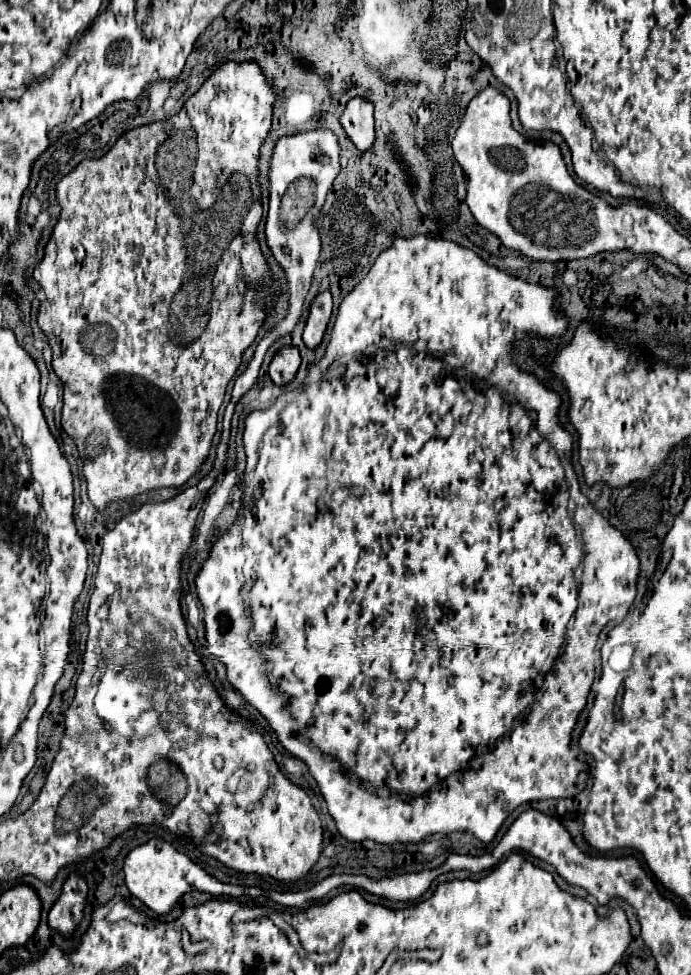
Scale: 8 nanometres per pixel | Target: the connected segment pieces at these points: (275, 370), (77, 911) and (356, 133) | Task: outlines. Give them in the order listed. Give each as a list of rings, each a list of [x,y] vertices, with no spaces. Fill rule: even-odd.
[[[285,346],[281,348],[275,358],[269,364],[269,376],[277,386],[285,386],[295,378],[295,372],[299,368],[301,356],[295,346]]]
[[[69,874],[63,884],[61,896],[49,912],[49,926],[69,936],[81,922],[83,906],[87,898],[87,880],[81,874]]]
[[[351,98],[345,104],[345,110],[341,112],[341,126],[345,128],[347,136],[353,140],[353,144],[365,152],[371,148],[375,140],[373,132],[373,104],[365,98]]]

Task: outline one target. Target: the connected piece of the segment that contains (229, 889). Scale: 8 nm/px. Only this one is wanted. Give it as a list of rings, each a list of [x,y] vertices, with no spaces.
[[[153,838],[141,846],[135,846],[125,862],[123,862],[123,872],[125,872],[125,884],[129,888],[129,892],[133,896],[137,896],[139,900],[145,902],[145,906],[149,906],[155,914],[167,914],[173,910],[173,906],[177,904],[177,900],[181,898],[181,894],[189,892],[191,888],[201,890],[201,892],[211,892],[211,894],[219,894],[219,896],[228,896],[237,898],[247,895],[252,899],[257,899],[262,890],[260,887],[233,886],[233,884],[223,884],[219,882],[215,876],[207,874],[201,866],[197,866],[189,856],[177,852],[169,842],[161,840],[161,838]]]

